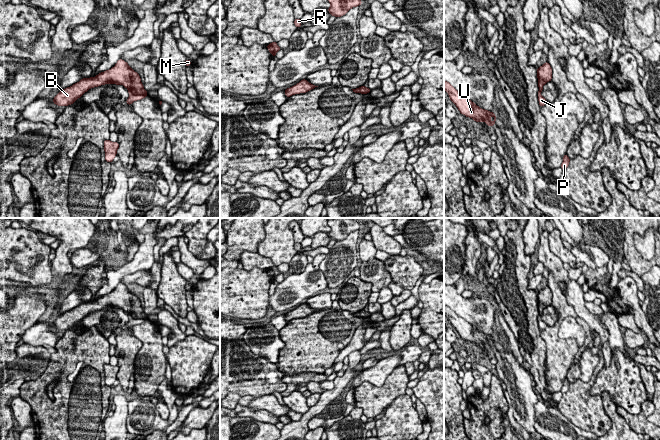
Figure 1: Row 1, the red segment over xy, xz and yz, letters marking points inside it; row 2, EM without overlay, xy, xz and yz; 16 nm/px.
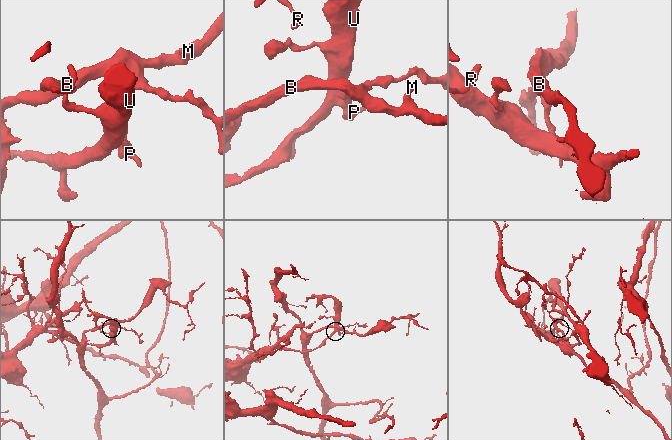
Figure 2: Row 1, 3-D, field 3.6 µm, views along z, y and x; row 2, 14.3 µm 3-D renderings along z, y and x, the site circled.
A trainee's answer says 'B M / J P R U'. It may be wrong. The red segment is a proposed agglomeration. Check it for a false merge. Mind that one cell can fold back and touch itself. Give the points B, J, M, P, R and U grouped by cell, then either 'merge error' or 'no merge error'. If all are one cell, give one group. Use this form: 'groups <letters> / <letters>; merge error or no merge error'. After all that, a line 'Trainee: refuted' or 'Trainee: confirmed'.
groups B M / J P R U; merge error
Trainee: confirmed

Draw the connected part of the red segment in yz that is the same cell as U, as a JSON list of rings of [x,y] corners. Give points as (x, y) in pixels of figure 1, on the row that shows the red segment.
[[[444,81],[444,90],[449,99],[456,105],[461,114],[472,118],[477,123],[485,122],[489,127],[495,125],[496,115],[493,112],[482,109],[463,94],[459,93],[449,82]]]

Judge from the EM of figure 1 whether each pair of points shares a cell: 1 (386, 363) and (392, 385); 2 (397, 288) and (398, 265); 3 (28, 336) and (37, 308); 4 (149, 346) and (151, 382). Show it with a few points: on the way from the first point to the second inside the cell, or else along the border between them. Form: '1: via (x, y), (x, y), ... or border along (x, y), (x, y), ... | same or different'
1: border along (398, 366), (381, 386), (374, 386), (366, 380) | different
2: via (398, 282), (398, 271) | same
3: border along (36, 322), (26, 330), (20, 339) | different
4: via (151, 355), (151, 373) | same

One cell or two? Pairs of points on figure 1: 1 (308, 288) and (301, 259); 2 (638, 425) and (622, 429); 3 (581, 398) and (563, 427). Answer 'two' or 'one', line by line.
1: two
2: two
3: two

